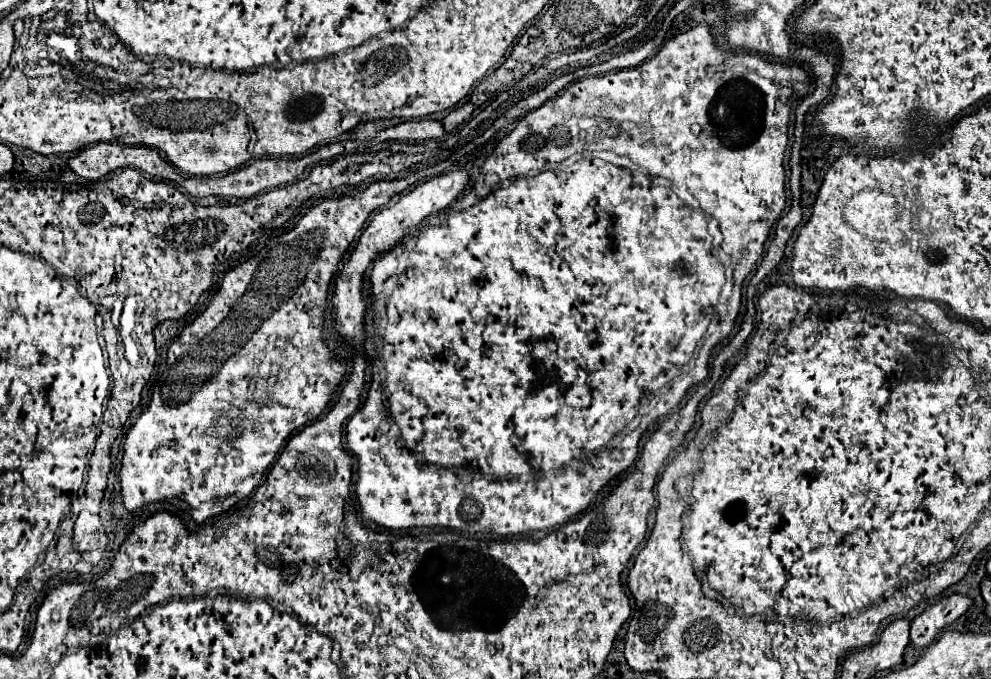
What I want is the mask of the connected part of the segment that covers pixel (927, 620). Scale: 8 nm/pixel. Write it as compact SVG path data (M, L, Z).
M954 593L954 595L948 595L948 597L942 597L934 603L930 603L914 621L912 621L912 627L910 627L910 643L914 647L926 647L930 645L938 633L954 623L960 615L964 615L970 607L972 607L972 599L968 595L960 595L960 593Z

